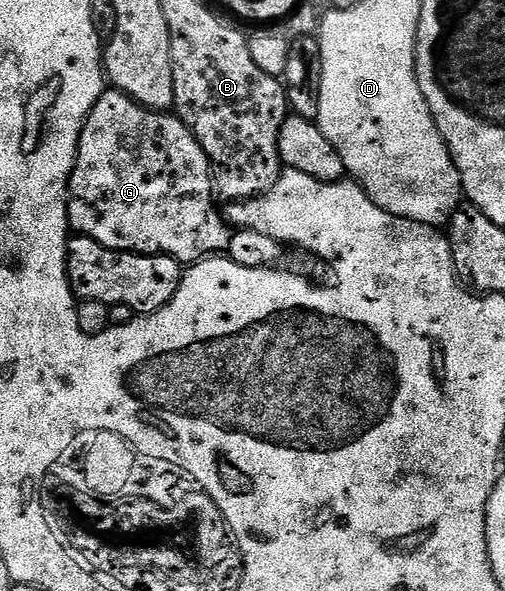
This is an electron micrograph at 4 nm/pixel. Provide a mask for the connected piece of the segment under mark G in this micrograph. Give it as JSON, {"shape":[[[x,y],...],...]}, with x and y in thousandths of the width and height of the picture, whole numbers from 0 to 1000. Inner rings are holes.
{"shape":[[[210,152],[188,173],[180,193],[168,203],[168,212],[152,249],[152,272],[137,298],[137,384],[154,399],[170,399],[196,409],[208,420],[226,420],[232,426],[283,426],[289,433],[337,433],[356,440],[360,448],[374,450],[384,443],[438,430],[453,418],[457,404],[455,382],[448,367],[430,360],[432,340],[426,337],[418,279],[402,247],[378,227],[378,220],[362,208],[356,196],[341,188],[303,190],[279,176],[269,176],[257,162],[230,152]]]}

